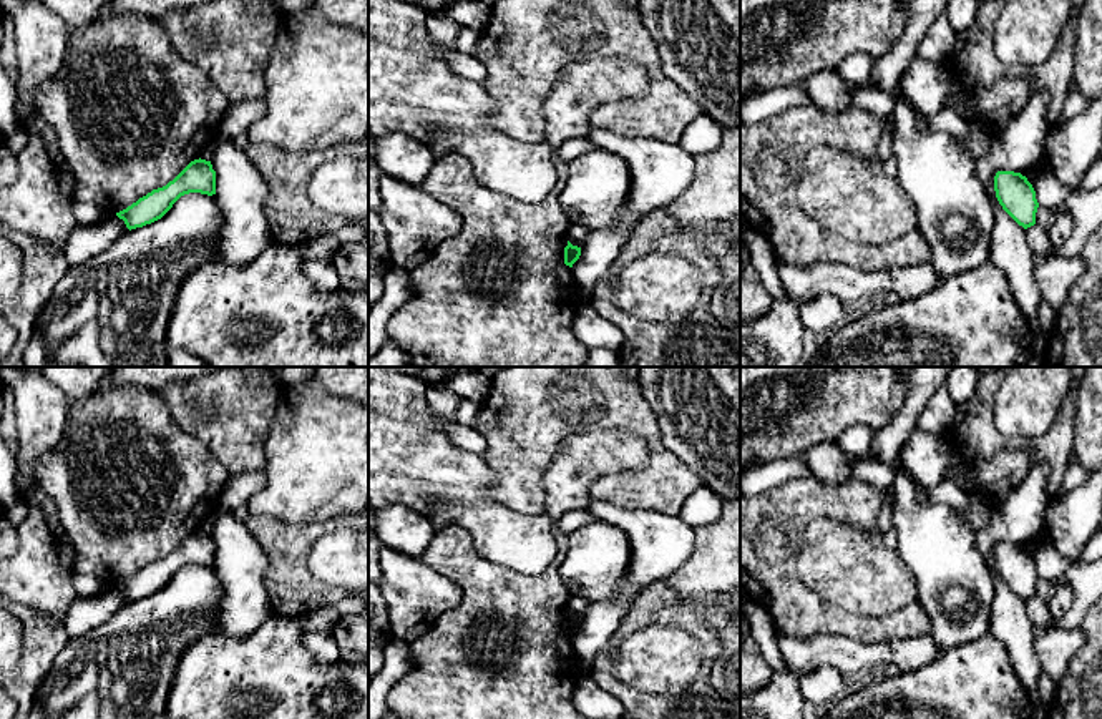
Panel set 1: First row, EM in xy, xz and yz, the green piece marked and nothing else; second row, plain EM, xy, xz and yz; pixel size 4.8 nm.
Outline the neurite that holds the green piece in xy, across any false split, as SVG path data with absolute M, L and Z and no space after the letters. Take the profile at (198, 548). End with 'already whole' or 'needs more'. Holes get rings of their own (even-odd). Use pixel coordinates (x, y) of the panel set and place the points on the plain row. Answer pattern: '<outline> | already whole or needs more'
M201 530L191 533L166 558L153 561L126 581L116 584L116 588L124 593L129 603L143 599L161 591L181 568L189 565L216 566L216 543L211 533Z | already whole

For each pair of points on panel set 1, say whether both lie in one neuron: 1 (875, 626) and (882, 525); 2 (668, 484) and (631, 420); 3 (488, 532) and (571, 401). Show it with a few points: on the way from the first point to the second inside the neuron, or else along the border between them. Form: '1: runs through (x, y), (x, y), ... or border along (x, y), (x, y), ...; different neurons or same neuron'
1: border along (888, 492), (873, 527); different neurons
2: runs through (663, 467), (654, 442), (648, 435); same neuron
3: border along (488, 470), (490, 498), (516, 512), (543, 513); different neurons

